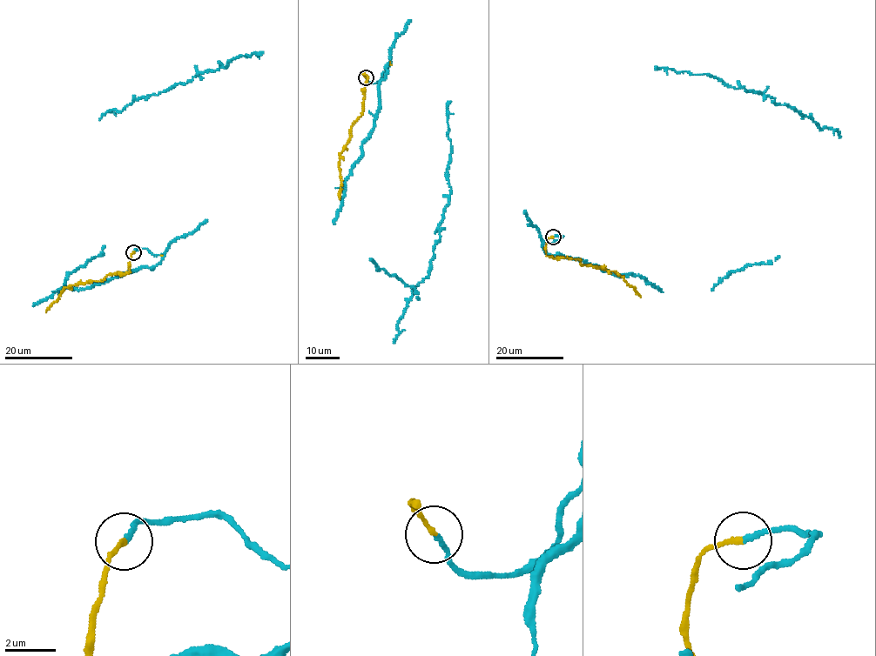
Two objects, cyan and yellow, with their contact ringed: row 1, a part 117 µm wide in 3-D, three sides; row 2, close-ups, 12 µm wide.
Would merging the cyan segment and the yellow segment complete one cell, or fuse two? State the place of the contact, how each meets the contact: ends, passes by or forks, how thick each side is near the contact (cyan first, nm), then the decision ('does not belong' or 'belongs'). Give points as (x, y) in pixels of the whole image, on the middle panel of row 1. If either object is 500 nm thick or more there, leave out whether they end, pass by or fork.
(366, 77) | cyan ends | yellow ends | 190/180 nm | belongs

